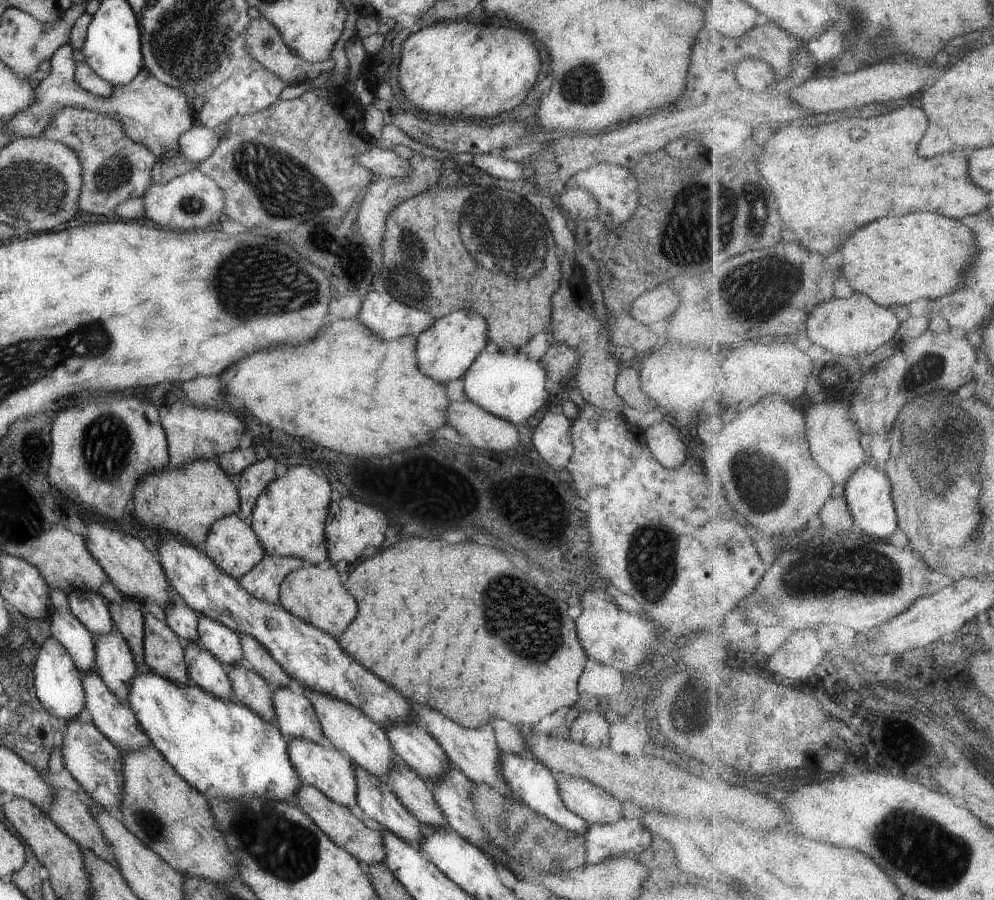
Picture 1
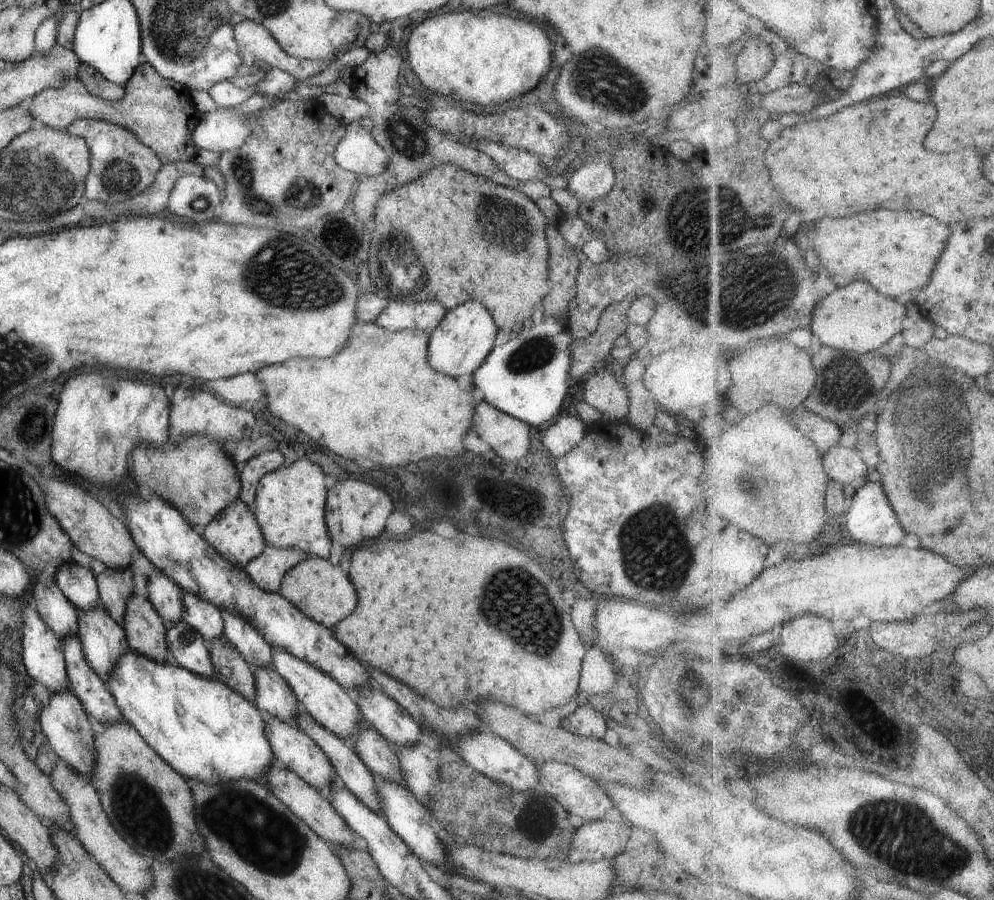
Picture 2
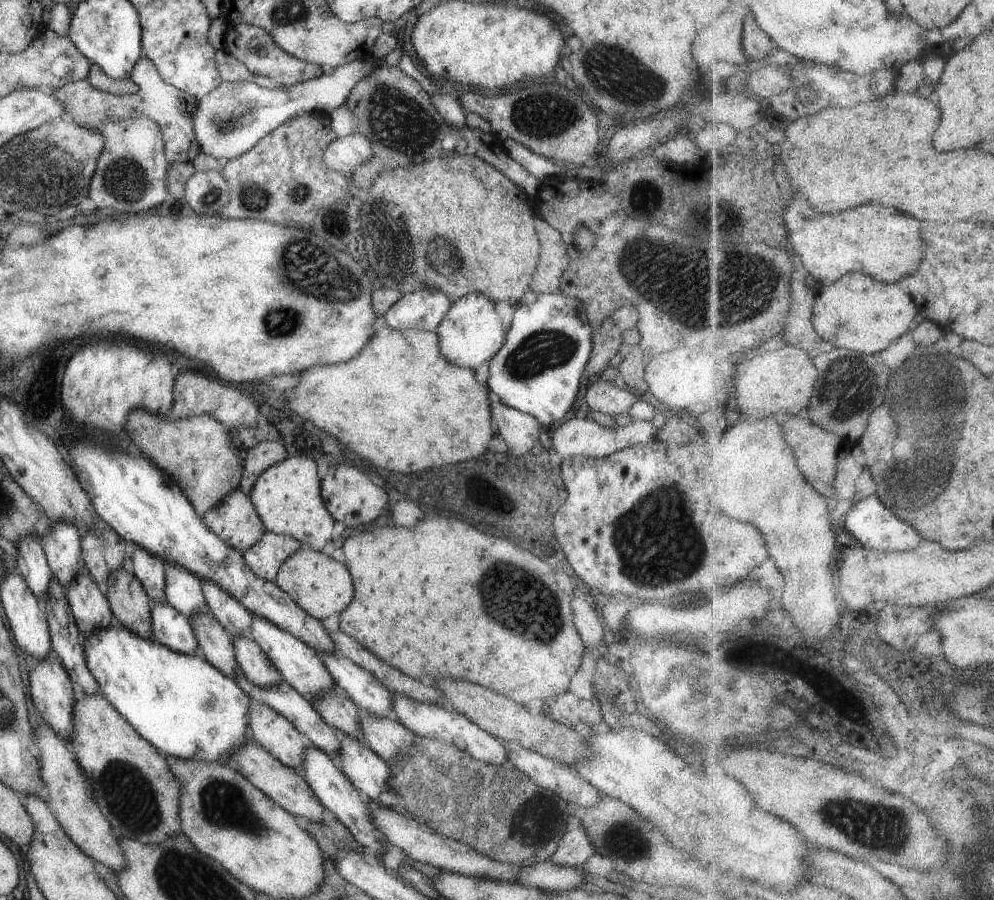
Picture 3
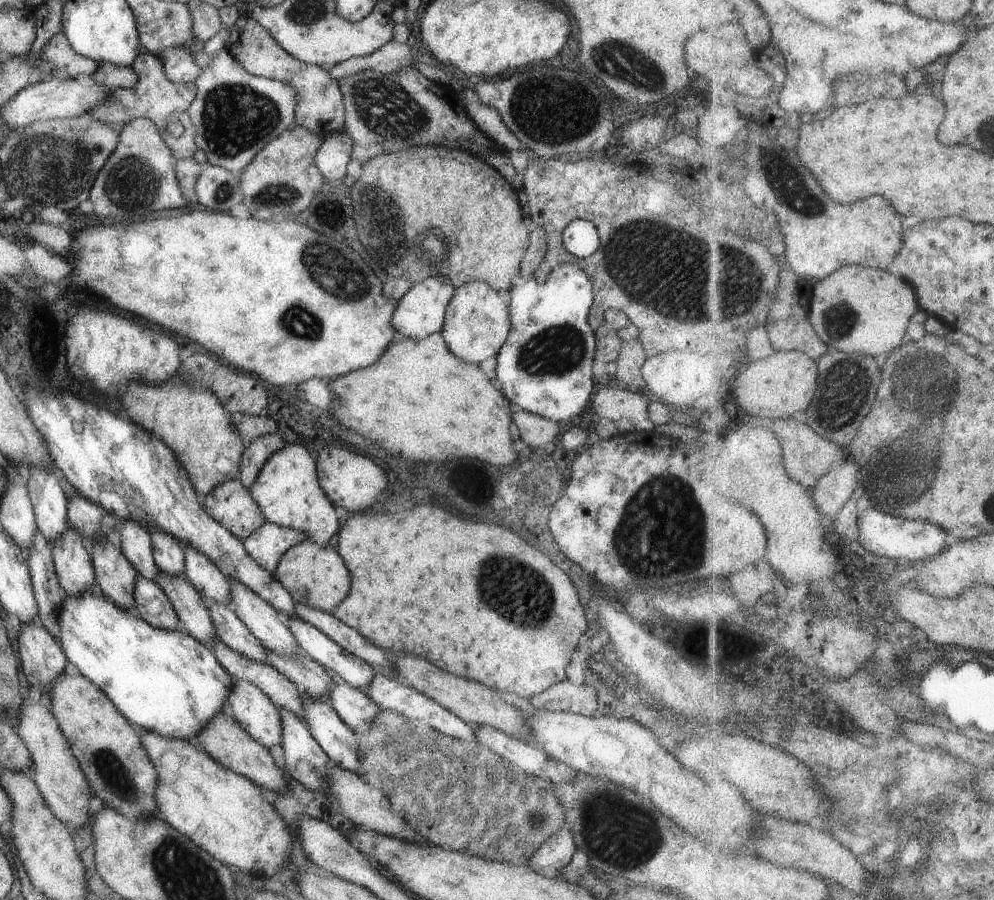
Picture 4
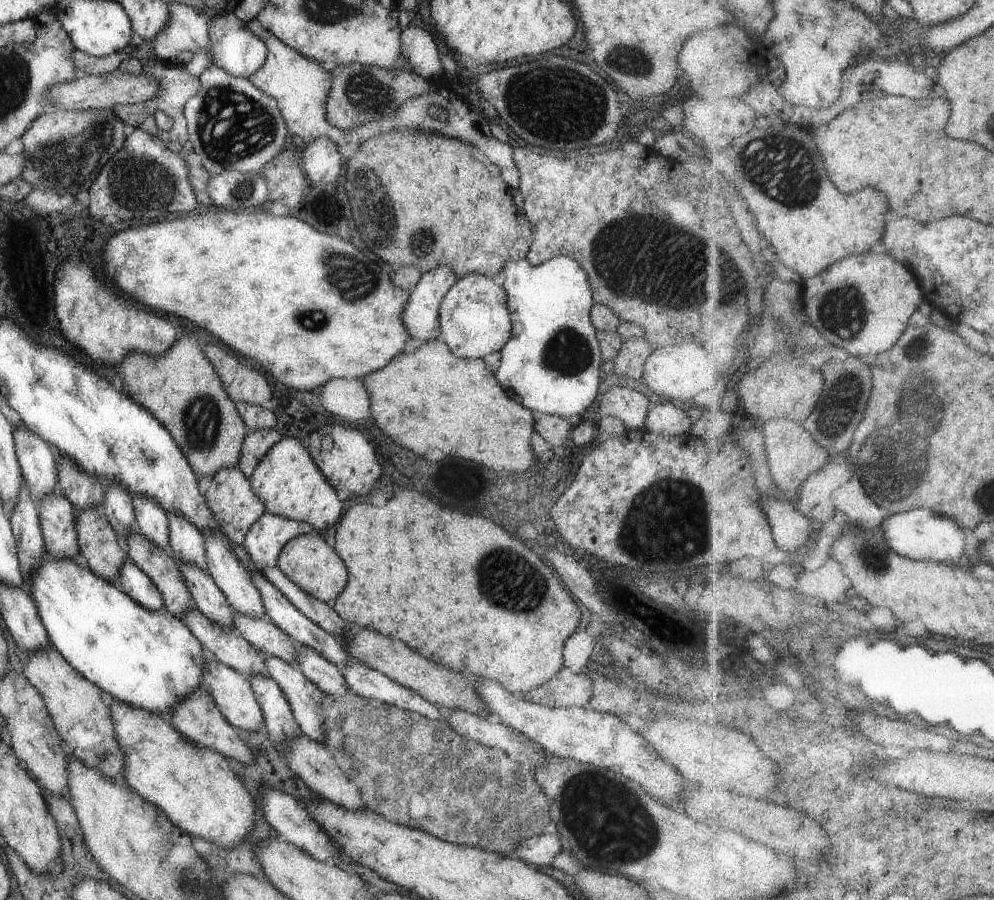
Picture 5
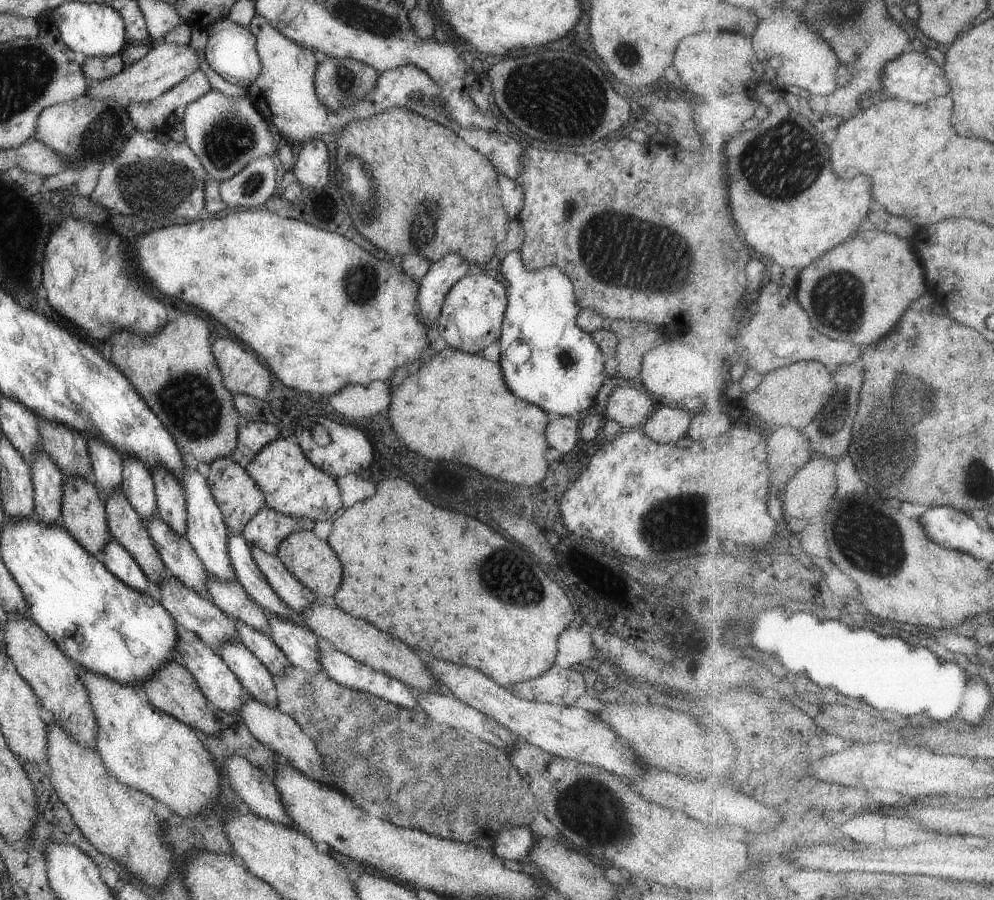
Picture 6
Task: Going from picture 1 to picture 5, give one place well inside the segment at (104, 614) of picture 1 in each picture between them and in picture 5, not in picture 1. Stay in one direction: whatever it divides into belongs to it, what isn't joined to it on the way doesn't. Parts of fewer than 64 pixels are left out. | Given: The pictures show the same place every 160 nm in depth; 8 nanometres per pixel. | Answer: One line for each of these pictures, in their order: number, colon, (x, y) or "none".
2: (78, 585)
3: (61, 547)
4: (48, 502)
5: (37, 460)

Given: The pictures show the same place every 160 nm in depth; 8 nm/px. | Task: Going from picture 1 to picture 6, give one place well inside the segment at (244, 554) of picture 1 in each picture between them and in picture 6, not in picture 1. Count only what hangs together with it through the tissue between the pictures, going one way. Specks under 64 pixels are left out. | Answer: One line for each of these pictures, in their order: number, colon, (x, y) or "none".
2: (233, 532)
3: (234, 520)
4: (229, 503)
5: (234, 506)
6: (237, 496)

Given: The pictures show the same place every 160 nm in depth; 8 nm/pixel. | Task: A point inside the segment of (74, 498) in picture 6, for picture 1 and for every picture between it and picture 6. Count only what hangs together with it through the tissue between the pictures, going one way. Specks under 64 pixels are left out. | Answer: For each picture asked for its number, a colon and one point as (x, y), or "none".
1: (163, 651)
2: (144, 629)
3: (128, 602)
4: (115, 577)
5: (99, 549)

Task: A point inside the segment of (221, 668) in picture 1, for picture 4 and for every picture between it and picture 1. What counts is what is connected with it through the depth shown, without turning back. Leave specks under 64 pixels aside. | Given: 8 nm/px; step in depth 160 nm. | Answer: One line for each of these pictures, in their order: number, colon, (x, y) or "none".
2: (187, 649)
3: (170, 628)
4: (151, 605)

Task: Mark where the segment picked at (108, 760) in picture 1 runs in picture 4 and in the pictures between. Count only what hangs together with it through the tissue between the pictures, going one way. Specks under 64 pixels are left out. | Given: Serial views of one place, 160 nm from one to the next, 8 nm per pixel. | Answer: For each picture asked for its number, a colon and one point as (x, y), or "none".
2: (63, 721)
3: (53, 694)
4: (42, 659)

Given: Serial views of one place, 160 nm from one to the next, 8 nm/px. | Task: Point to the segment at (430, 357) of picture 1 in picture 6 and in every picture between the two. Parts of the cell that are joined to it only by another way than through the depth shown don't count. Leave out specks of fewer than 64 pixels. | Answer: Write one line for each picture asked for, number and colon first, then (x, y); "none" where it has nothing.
2: (458, 344)
3: (470, 333)
4: (476, 321)
5: (473, 318)
6: (471, 313)

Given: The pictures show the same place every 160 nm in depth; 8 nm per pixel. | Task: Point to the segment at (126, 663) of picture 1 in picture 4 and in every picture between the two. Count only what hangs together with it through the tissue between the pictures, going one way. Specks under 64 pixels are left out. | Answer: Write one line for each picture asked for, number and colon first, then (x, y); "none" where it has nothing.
2: (102, 640)
3: (88, 605)
4: (70, 554)

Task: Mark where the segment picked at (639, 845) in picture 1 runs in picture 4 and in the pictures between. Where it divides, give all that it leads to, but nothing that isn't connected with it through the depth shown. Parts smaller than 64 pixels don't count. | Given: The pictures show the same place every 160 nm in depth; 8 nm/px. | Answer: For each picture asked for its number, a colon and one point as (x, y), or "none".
2: (595, 840)
3: (574, 848)
4: (556, 852)

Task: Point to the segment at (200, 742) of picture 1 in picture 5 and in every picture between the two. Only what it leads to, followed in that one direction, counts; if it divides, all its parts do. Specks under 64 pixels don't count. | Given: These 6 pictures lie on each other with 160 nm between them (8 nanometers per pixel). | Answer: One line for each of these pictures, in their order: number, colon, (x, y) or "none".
2: (202, 729)
3: (184, 707)
4: (160, 681)
5: (148, 659)

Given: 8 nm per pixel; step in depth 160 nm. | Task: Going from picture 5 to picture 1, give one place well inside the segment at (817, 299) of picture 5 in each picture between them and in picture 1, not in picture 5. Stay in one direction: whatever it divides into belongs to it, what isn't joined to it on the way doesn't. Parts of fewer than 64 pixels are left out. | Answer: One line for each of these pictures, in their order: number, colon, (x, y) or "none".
1: (857, 325)
2: (857, 318)
3: (858, 312)
4: (858, 309)

